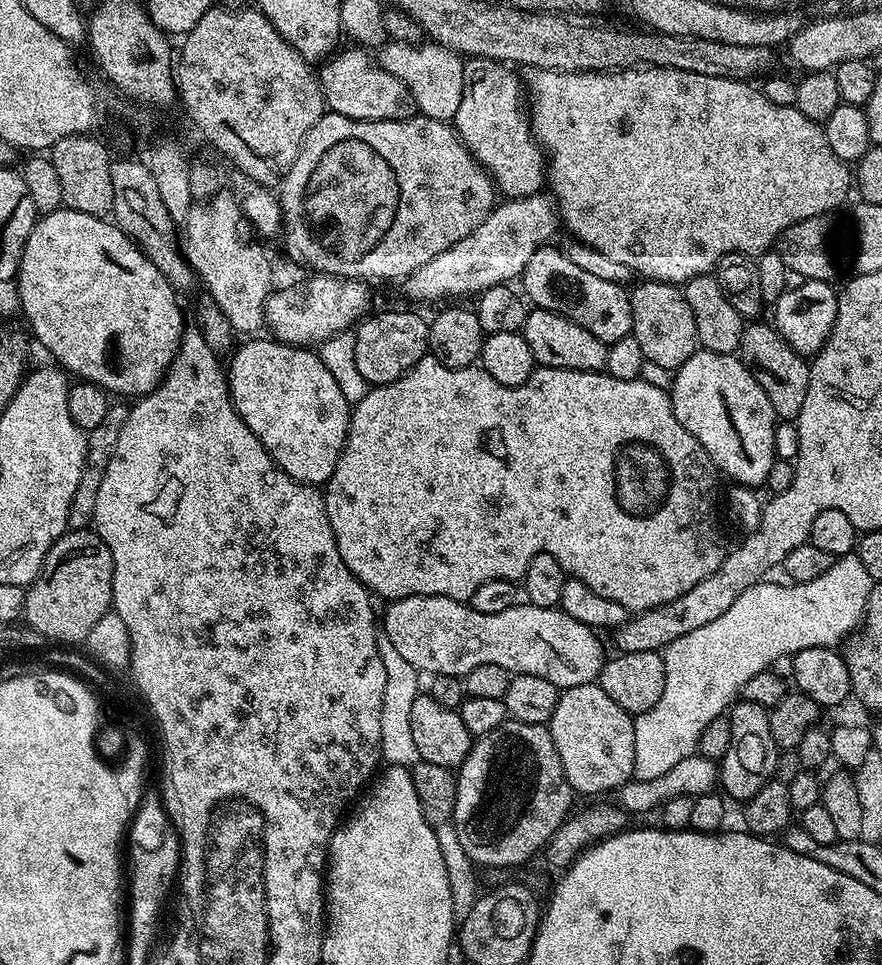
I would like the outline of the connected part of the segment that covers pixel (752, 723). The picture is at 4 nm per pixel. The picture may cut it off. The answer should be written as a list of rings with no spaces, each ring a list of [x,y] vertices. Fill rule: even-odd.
[[[743,698],[737,699],[727,713],[728,749],[718,760],[718,784],[725,797],[747,802],[775,777],[781,749],[774,742],[774,734],[770,734],[768,714],[769,709]]]

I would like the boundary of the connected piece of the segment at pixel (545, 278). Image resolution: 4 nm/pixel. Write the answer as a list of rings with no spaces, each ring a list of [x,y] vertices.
[[[541,246],[528,257],[522,273],[523,295],[535,307],[562,314],[570,318],[570,322],[578,322],[582,330],[590,330],[590,334],[594,334],[594,338],[603,344],[613,344],[618,342],[618,338],[629,335],[632,331],[629,289],[625,285],[605,282],[595,274],[589,274],[575,262],[570,262],[567,251],[560,249],[559,252],[552,247]]]

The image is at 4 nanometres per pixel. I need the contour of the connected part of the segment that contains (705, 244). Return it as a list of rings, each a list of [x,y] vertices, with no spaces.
[[[647,66],[621,68],[609,72],[552,72],[546,69],[539,69],[533,71],[531,75],[533,76],[529,80],[526,80],[527,95],[528,92],[532,95],[530,127],[532,135],[536,137],[536,143],[546,153],[546,184],[548,188],[552,187],[553,193],[551,192],[551,195],[558,205],[559,223],[563,227],[564,224],[568,227],[569,237],[582,241],[586,246],[594,246],[594,250],[602,250],[602,254],[607,254],[609,258],[615,258],[616,261],[630,266],[630,270],[637,277],[646,280],[667,280],[670,284],[683,286],[688,283],[688,280],[694,279],[696,276],[709,275],[715,269],[717,262],[726,254],[730,254],[731,252],[743,252],[745,254],[767,252],[775,245],[778,234],[782,234],[782,230],[786,230],[786,226],[794,226],[794,222],[802,222],[806,218],[832,214],[832,211],[847,198],[848,188],[850,192],[850,189],[853,187],[853,173],[850,171],[849,165],[845,161],[840,160],[838,154],[834,154],[834,150],[830,150],[830,142],[826,142],[823,127],[817,121],[806,118],[806,114],[802,114],[795,106],[774,106],[774,102],[770,102],[770,98],[766,98],[763,91],[751,83],[742,80],[731,80],[730,78],[709,78],[706,74],[690,74],[686,70],[649,68]]]

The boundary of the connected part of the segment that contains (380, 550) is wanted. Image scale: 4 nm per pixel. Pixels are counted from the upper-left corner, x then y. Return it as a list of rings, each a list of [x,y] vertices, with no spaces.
[[[426,354],[394,382],[369,387],[368,393],[351,409],[344,449],[323,493],[342,562],[346,562],[369,593],[385,596],[385,601],[406,596],[445,596],[468,602],[482,582],[523,581],[530,558],[545,552],[558,561],[571,579],[586,582],[594,594],[602,594],[602,598],[610,598],[610,602],[618,602],[635,614],[674,602],[674,598],[686,594],[686,590],[698,586],[702,578],[710,578],[710,574],[722,566],[726,547],[720,537],[720,520],[716,517],[716,476],[718,469],[710,454],[706,454],[698,438],[678,422],[671,395],[647,378],[623,380],[603,370],[583,372],[540,366],[533,370],[525,384],[502,386],[502,382],[494,382],[482,367],[451,368],[436,356]]]

